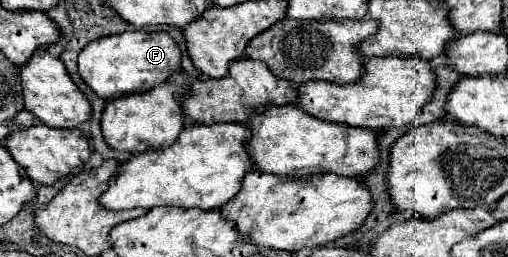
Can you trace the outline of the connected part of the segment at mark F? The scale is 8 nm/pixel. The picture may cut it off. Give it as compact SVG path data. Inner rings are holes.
M126 31L102 37L82 51L78 57L78 71L82 79L102 97L116 99L130 93L144 93L164 83L174 71L180 69L182 53L176 41L164 31Z

